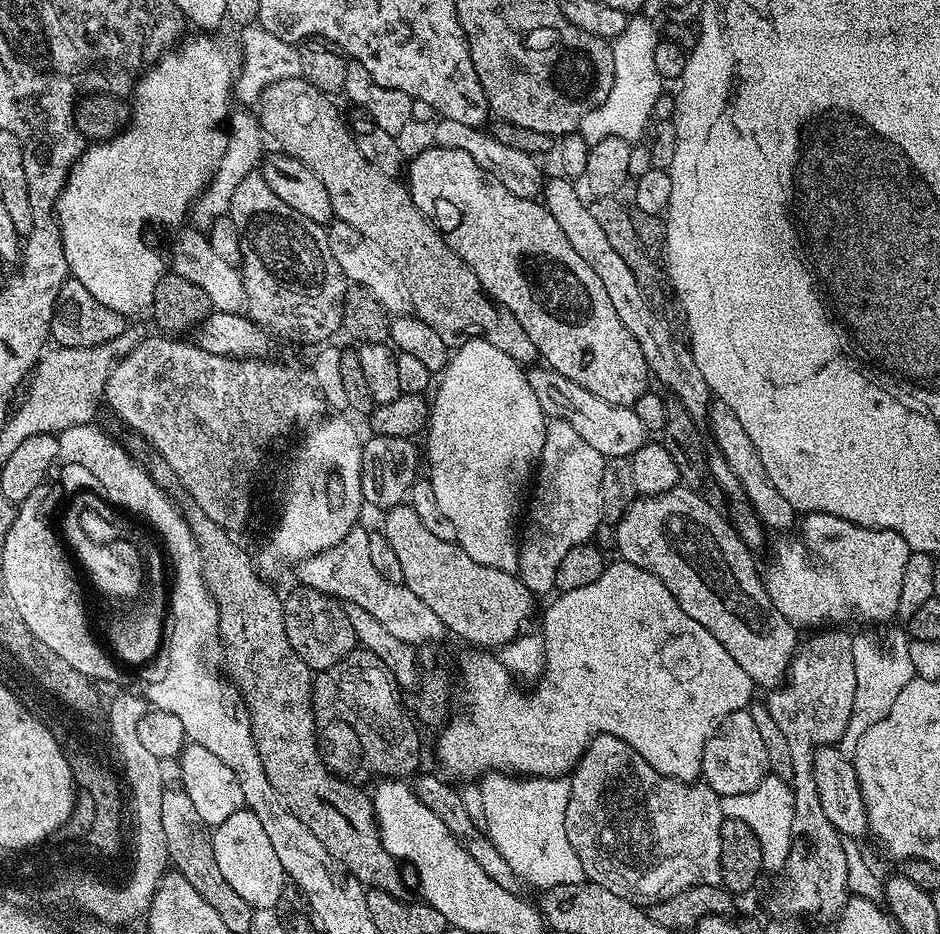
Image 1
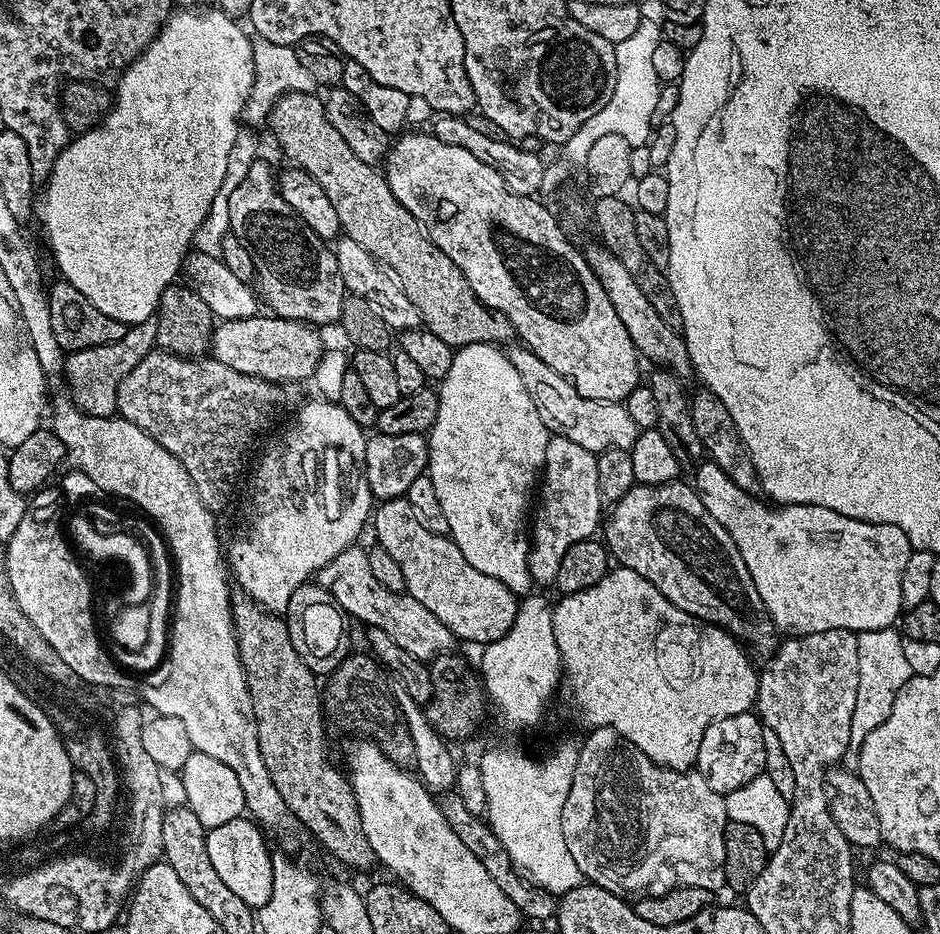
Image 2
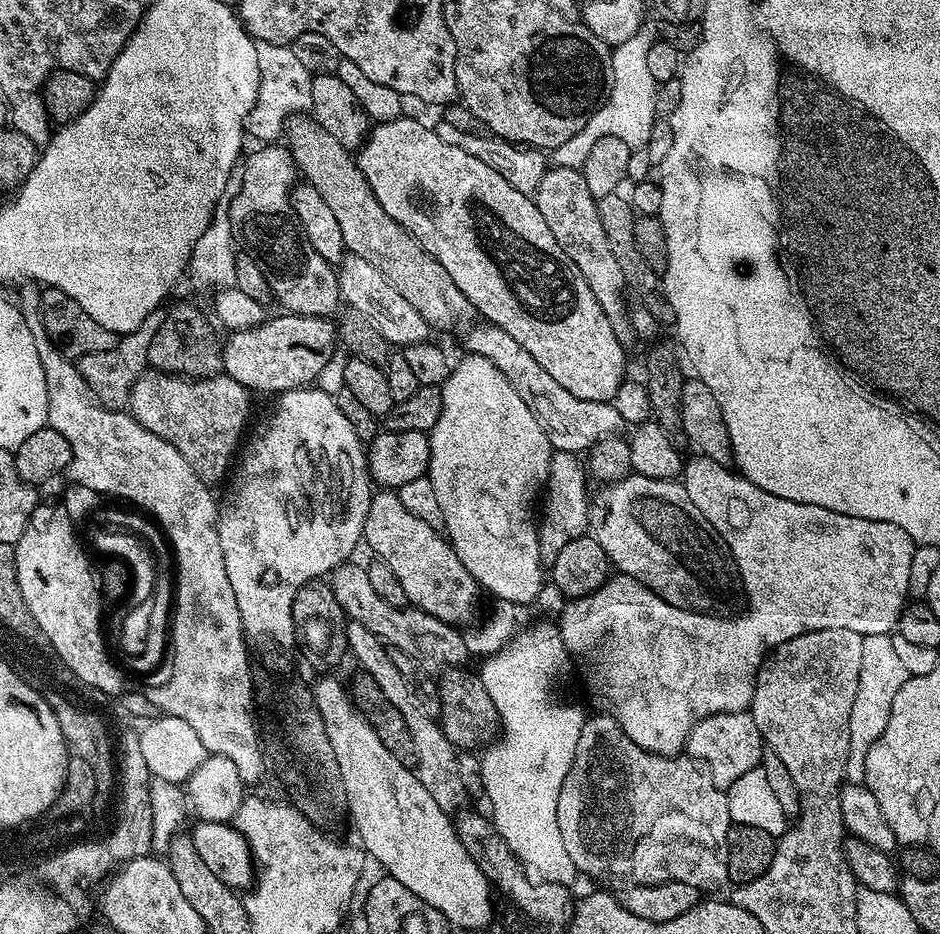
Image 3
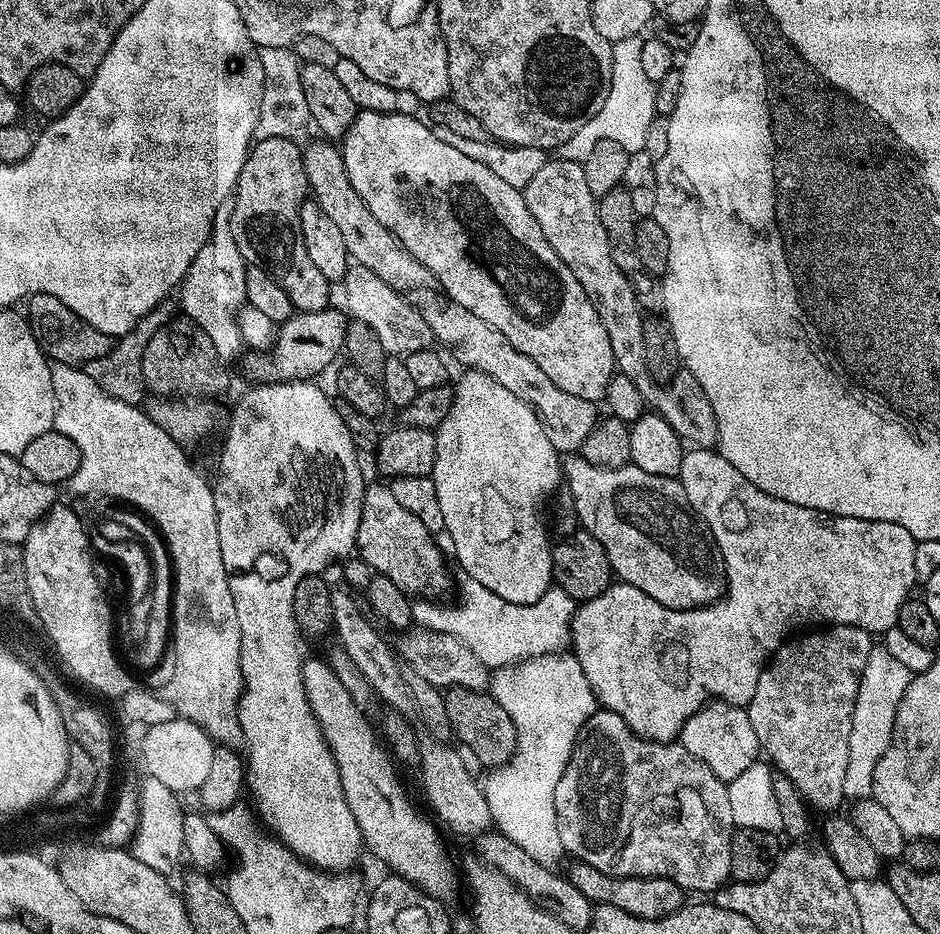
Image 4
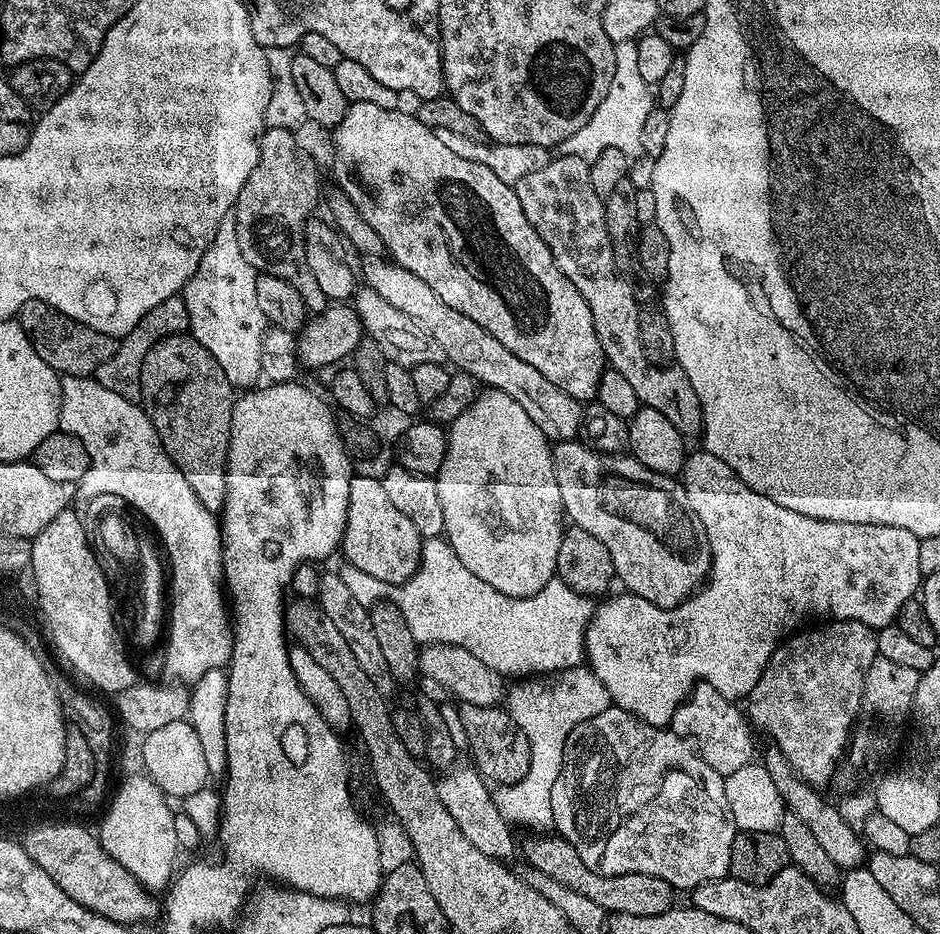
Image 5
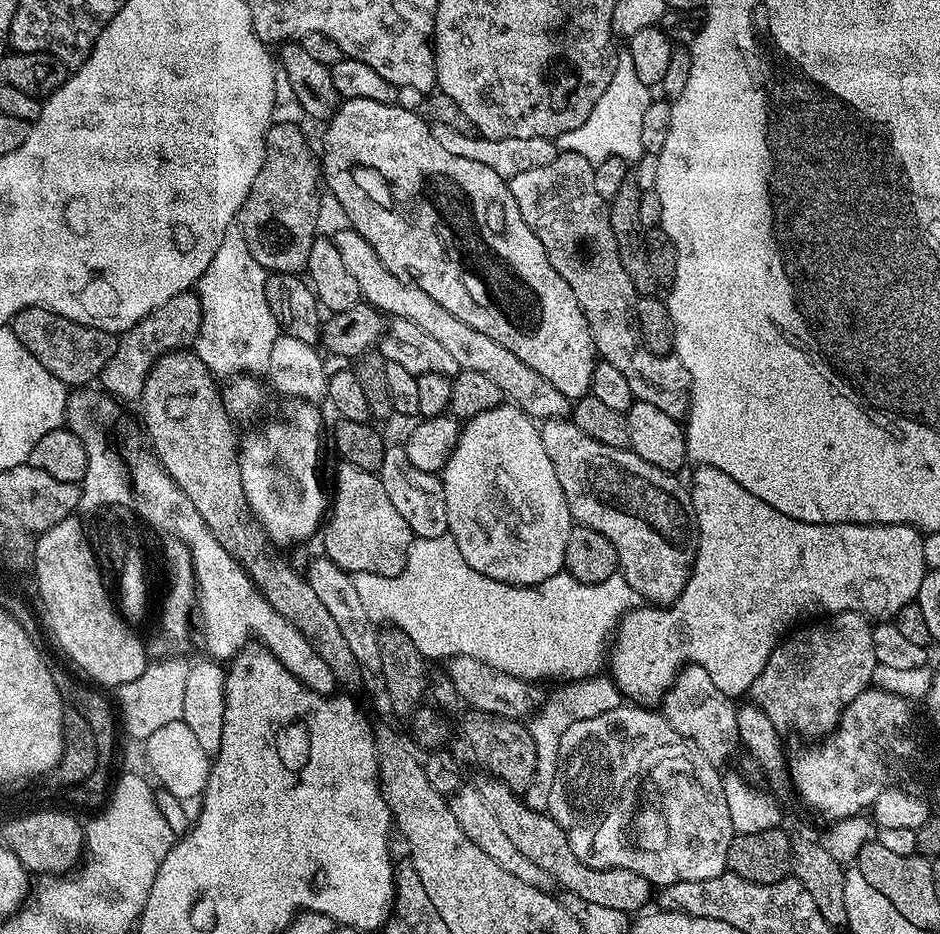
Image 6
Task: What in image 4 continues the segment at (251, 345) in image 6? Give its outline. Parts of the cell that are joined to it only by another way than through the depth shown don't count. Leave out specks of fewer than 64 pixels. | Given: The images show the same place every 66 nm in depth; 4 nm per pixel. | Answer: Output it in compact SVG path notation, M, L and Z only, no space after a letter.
M229 199L222 202L222 206L218 206L218 214L212 223L212 232L208 235L206 246L198 250L198 258L194 258L178 289L178 304L183 315L193 320L202 330L202 334L209 336L214 350L218 350L221 360L225 362L232 362L246 348L242 334L239 333L237 317L246 304L248 267L238 250L238 242L234 242L232 200Z

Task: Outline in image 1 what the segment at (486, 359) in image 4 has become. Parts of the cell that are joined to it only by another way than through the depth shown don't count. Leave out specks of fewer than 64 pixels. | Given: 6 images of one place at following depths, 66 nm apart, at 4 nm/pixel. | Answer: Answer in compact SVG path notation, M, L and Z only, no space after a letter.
M547 366L529 367L527 373L530 390L534 390L534 395L538 397L538 402L544 407L545 413L559 414L568 420L570 426L574 426L574 430L578 430L578 434L582 434L582 438L590 442L590 446L594 446L594 450L598 450L598 454L602 454L605 458L613 456L631 458L649 439L649 432L644 429L638 414L634 414L631 406L606 402L598 398L598 394L590 394L590 390L578 386L578 382L553 372Z

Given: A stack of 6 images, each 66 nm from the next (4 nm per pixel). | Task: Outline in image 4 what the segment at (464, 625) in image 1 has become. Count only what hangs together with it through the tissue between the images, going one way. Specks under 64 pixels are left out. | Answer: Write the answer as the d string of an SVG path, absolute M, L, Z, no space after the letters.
M369 483L364 489L364 505L362 506L362 518L358 522L358 534L356 535L355 551L359 559L368 565L373 573L390 578L394 586L404 589L405 592L416 598L440 598L450 584L448 568L444 565L444 556L440 548L435 544L434 533L426 530L410 510L405 510L394 498L391 487L385 484Z

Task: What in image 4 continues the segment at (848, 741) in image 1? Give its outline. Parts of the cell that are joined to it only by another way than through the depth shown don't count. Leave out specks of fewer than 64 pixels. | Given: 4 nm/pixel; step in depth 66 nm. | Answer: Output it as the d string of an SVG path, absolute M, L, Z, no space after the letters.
M874 646L872 648L870 657L866 660L866 666L863 667L858 696L854 704L850 730L850 758L847 759L845 785L843 786L847 799L867 799L871 795L874 767L892 740L897 707L901 704L902 695L905 694L913 675L902 662L891 657L890 652L884 647Z

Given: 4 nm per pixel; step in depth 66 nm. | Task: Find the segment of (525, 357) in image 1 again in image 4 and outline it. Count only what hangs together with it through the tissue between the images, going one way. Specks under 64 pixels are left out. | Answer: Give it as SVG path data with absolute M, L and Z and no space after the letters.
M332 142L322 143L324 144L312 144L309 148L303 149L306 178L311 195L318 207L326 214L326 218L331 218L337 224L338 230L346 242L349 257L359 267L378 274L378 278L382 278L382 282L386 282L401 294L410 294L408 292L416 291L419 293L421 290L427 289L433 283L433 279L426 270L426 266L422 266L408 251L402 248L394 233L386 230L386 226L382 226L382 222L378 222L378 218L374 218L374 214L370 214L366 202L358 194L358 190L354 190L354 186L350 186L350 178L346 174L341 149Z

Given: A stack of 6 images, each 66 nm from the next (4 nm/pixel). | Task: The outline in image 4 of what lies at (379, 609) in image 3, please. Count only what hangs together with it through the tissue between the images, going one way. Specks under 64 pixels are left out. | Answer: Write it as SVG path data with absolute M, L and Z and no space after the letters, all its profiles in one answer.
M416 626L401 636L404 637L400 640L400 648L398 644L398 652L410 672L412 667L413 677L426 678L430 686L441 690L465 688L482 692L489 687L490 669L484 665L482 658L478 658L478 654L474 654L474 650L470 650L470 646L466 646L466 642L458 642L454 634L431 632L428 628Z

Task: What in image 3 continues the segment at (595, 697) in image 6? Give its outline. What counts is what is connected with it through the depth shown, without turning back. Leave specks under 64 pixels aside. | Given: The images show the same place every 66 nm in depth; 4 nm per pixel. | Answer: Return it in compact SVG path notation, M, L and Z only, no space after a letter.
M529 623L527 627L516 633L512 641L502 650L494 653L492 656L483 657L481 668L478 668L478 675L482 686L486 686L486 694L490 694L494 706L500 715L501 733L495 744L491 745L480 756L482 782L484 783L483 795L488 796L488 804L492 807L490 819L496 825L498 833L506 840L507 846L514 852L524 867L537 881L546 883L560 883L571 885L571 880L578 876L576 867L574 866L574 858L570 858L569 852L566 850L566 842L562 842L562 830L558 830L558 794L562 790L562 782L566 782L566 774L570 774L570 766L574 762L574 750L578 746L578 734L582 734L582 726L586 719L586 711L578 701L572 697L572 664L573 657L566 650L566 646L560 637L560 629L555 623L552 624L535 624Z

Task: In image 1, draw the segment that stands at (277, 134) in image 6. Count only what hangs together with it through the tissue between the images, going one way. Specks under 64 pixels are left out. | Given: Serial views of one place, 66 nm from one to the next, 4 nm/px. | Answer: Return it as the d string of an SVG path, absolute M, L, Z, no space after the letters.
M256 170L238 183L228 211L243 230L238 269L244 280L246 312L254 323L300 340L324 340L339 333L346 281L342 266L330 254L325 225L290 210Z

